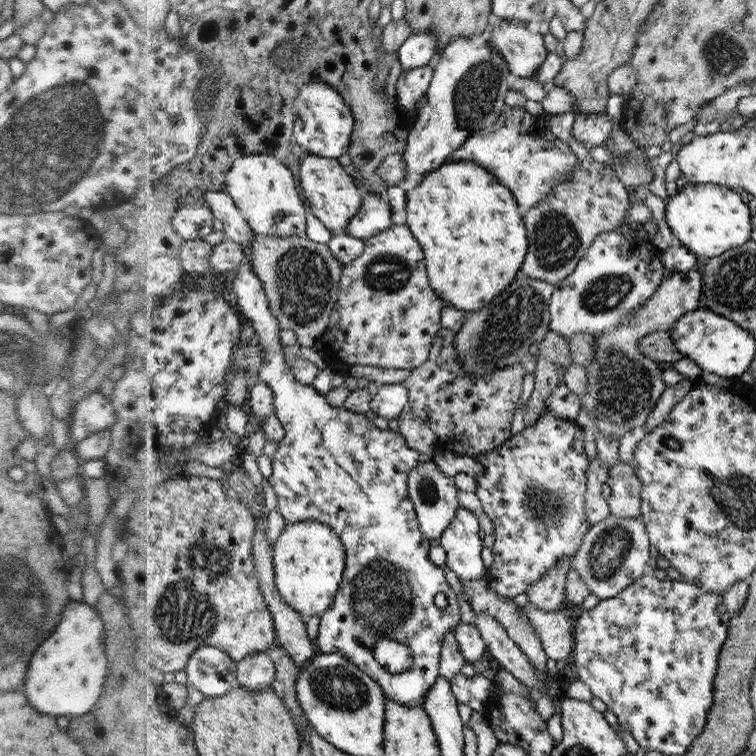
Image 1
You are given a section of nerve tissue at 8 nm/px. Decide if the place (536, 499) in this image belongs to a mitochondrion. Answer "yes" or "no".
yes

